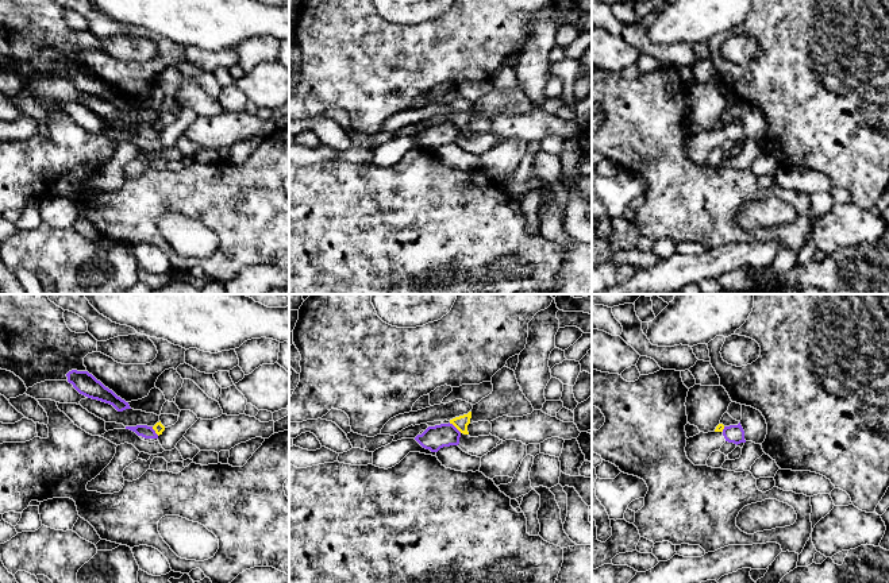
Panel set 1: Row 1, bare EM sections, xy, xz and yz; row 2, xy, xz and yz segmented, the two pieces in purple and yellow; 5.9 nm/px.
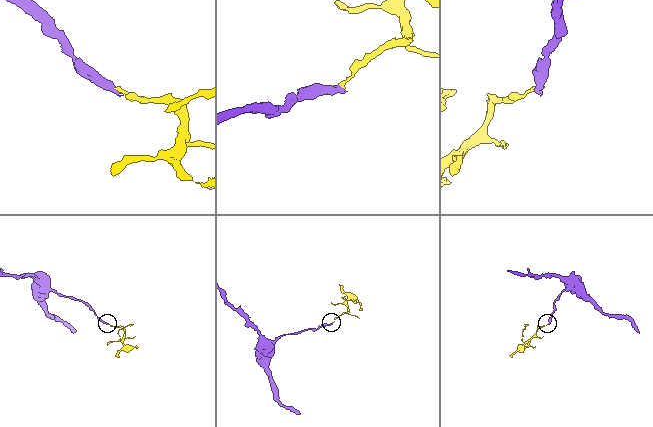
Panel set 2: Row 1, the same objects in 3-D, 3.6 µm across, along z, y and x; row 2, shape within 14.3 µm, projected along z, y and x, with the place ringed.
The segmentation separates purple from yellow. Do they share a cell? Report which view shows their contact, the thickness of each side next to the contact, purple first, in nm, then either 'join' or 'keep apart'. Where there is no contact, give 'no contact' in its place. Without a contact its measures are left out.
xz | 140/90 nm | keep apart

